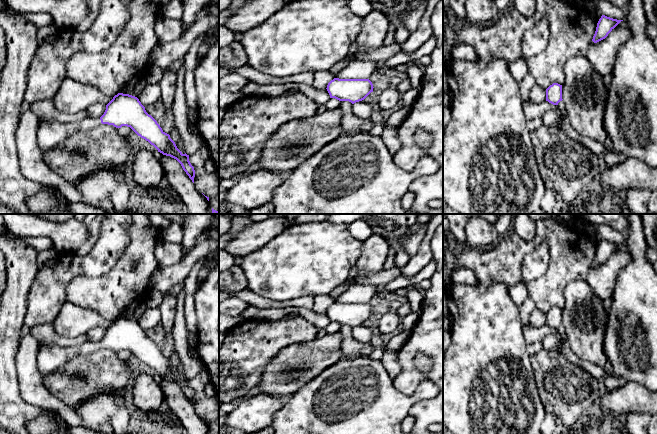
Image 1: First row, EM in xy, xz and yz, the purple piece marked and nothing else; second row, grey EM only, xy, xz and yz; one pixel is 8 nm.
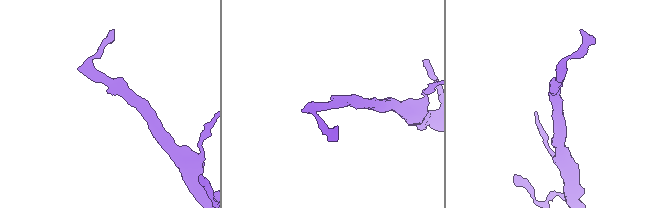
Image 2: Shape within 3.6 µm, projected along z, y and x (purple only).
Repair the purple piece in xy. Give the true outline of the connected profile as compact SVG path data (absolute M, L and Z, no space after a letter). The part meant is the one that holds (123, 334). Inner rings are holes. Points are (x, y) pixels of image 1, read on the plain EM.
M129 318L115 319L100 342L87 341L73 347L41 346L37 354L38 372L43 379L74 357L88 355L101 348L113 349L116 352L130 351L158 376L176 383L194 407L195 394L189 385L189 379L183 378L177 372L170 359L146 336L139 323Z

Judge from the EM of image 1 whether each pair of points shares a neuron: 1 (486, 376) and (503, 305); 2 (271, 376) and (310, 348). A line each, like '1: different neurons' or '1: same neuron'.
1: same neuron
2: same neuron

